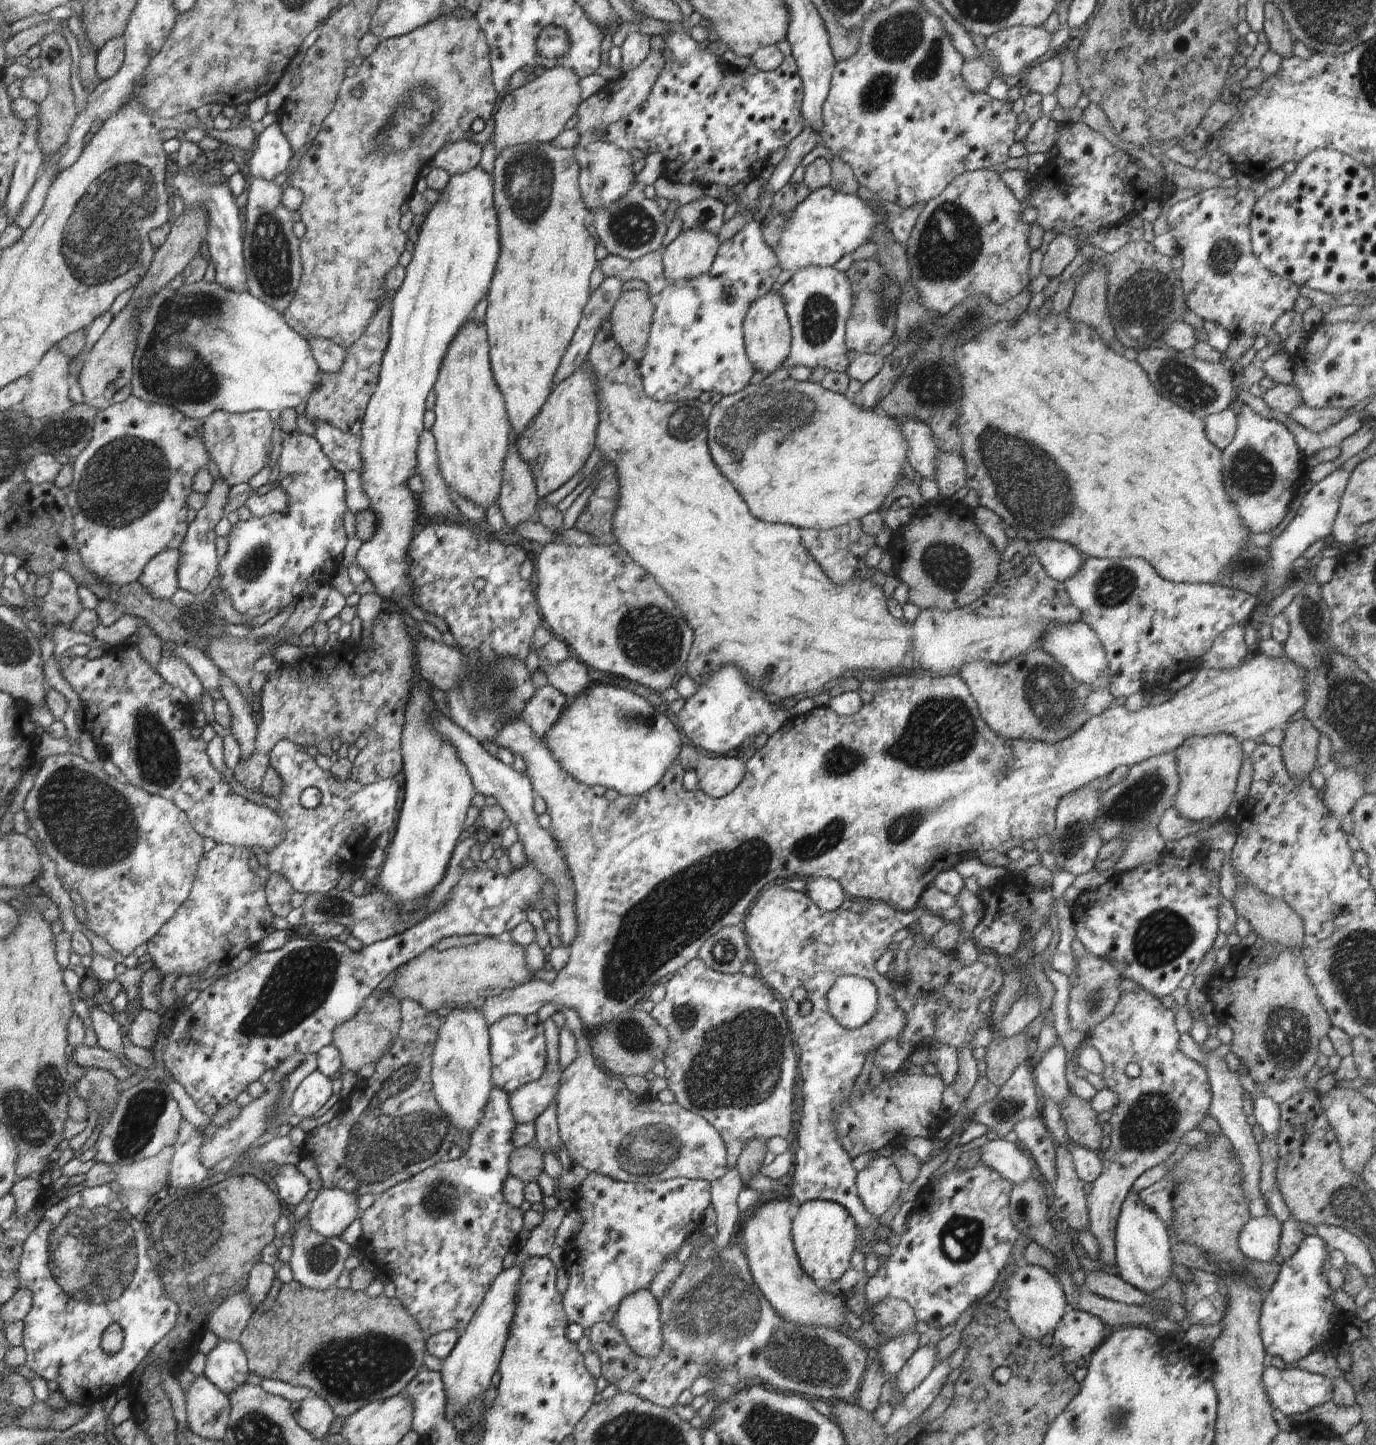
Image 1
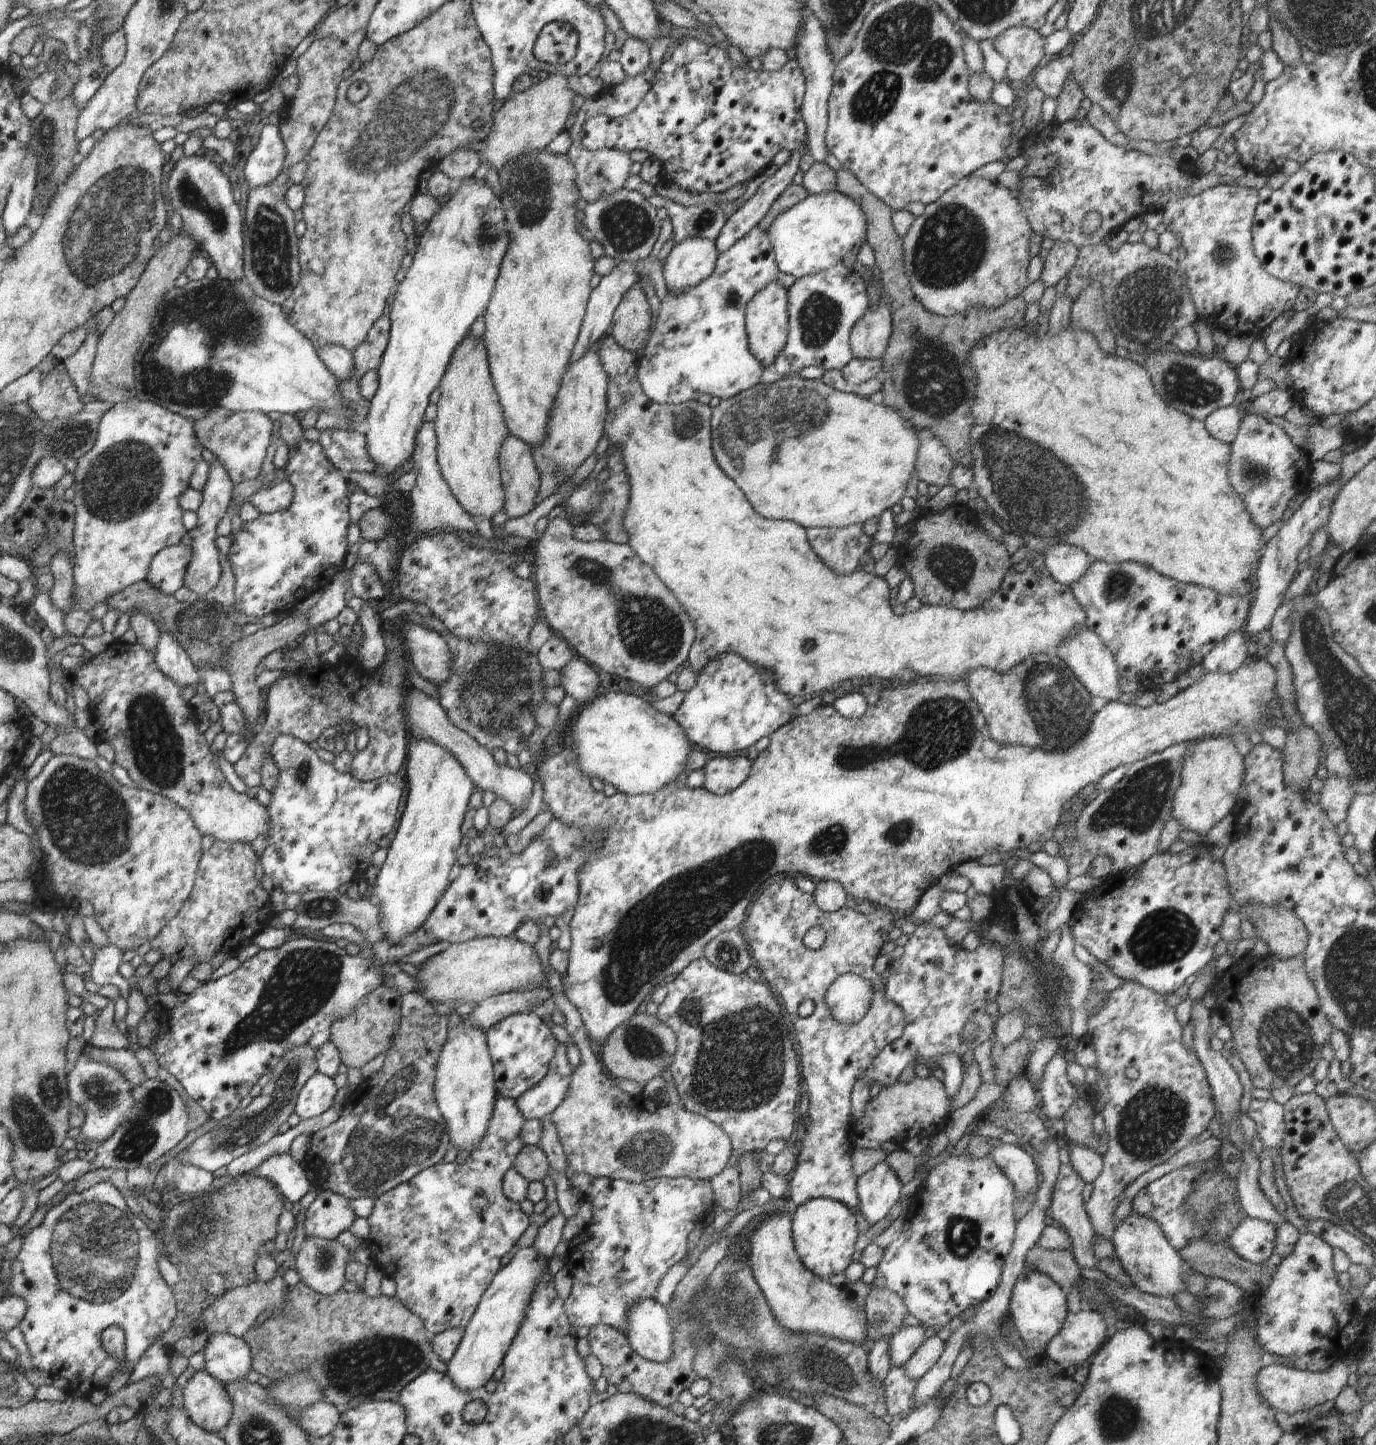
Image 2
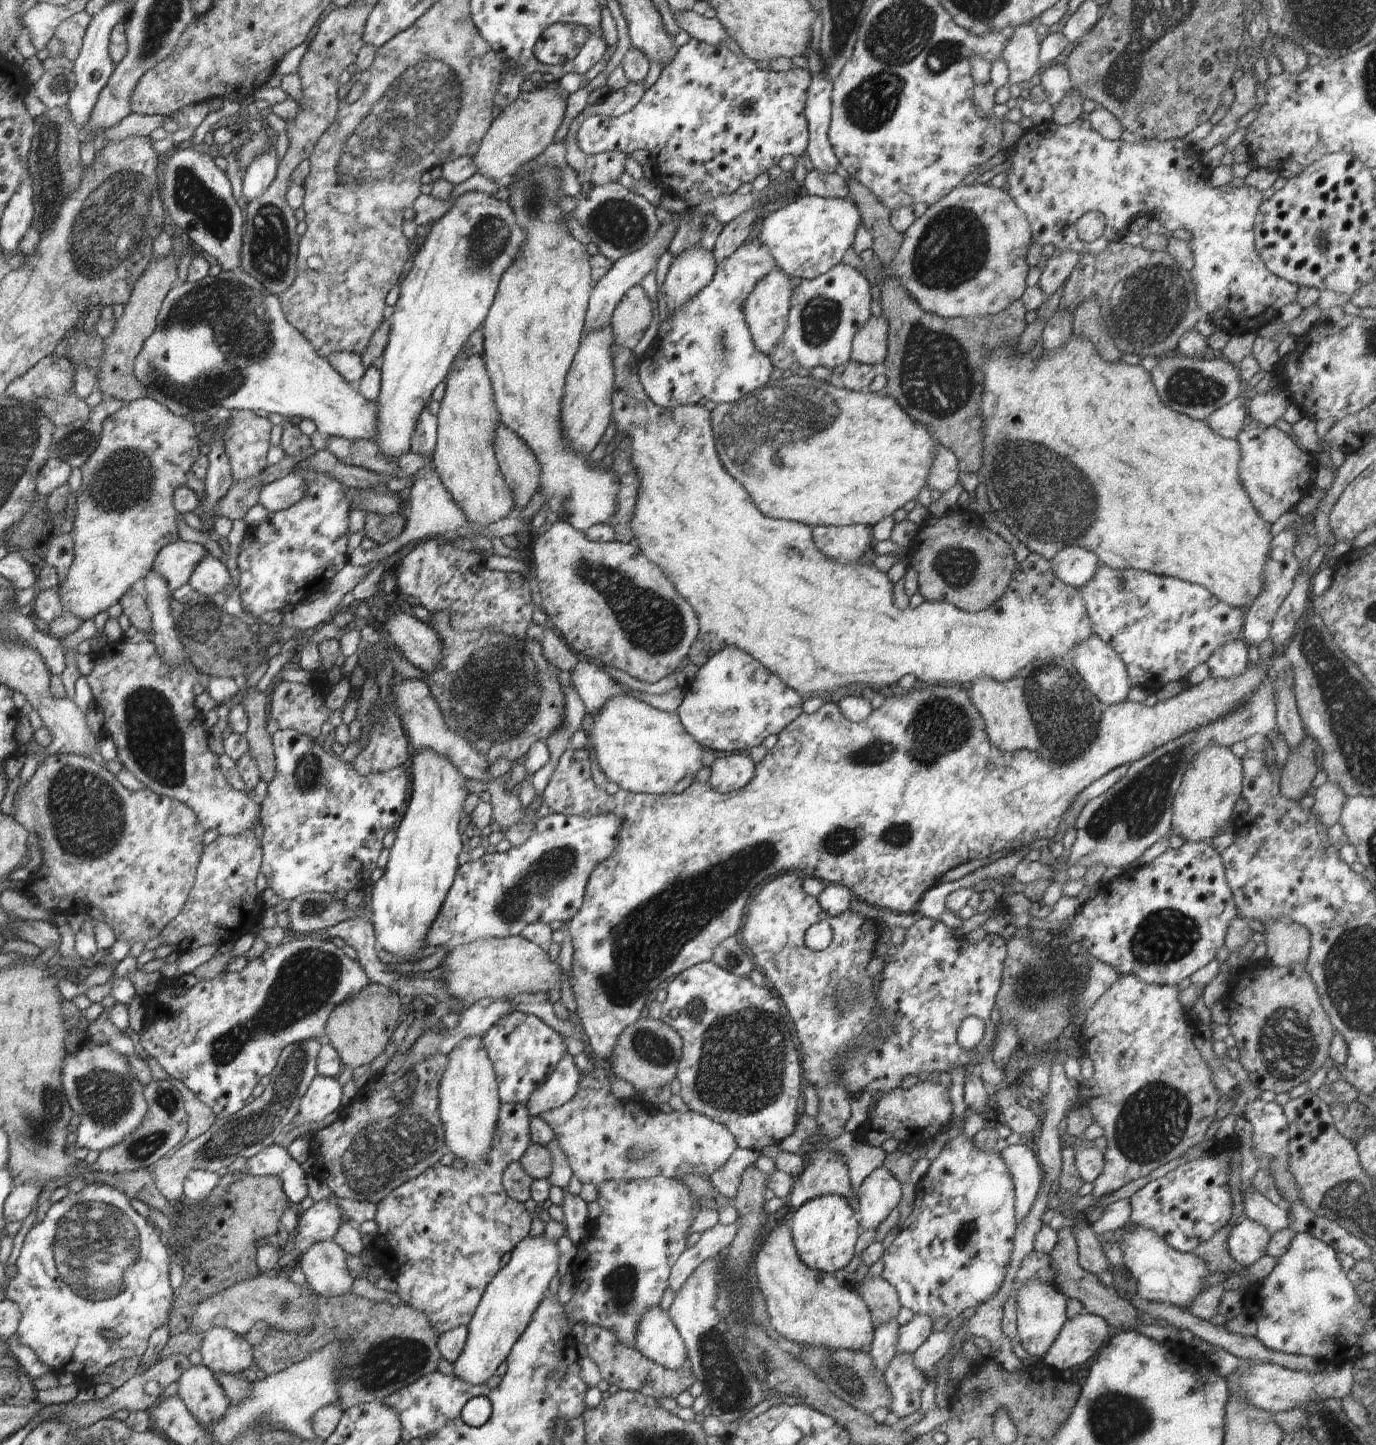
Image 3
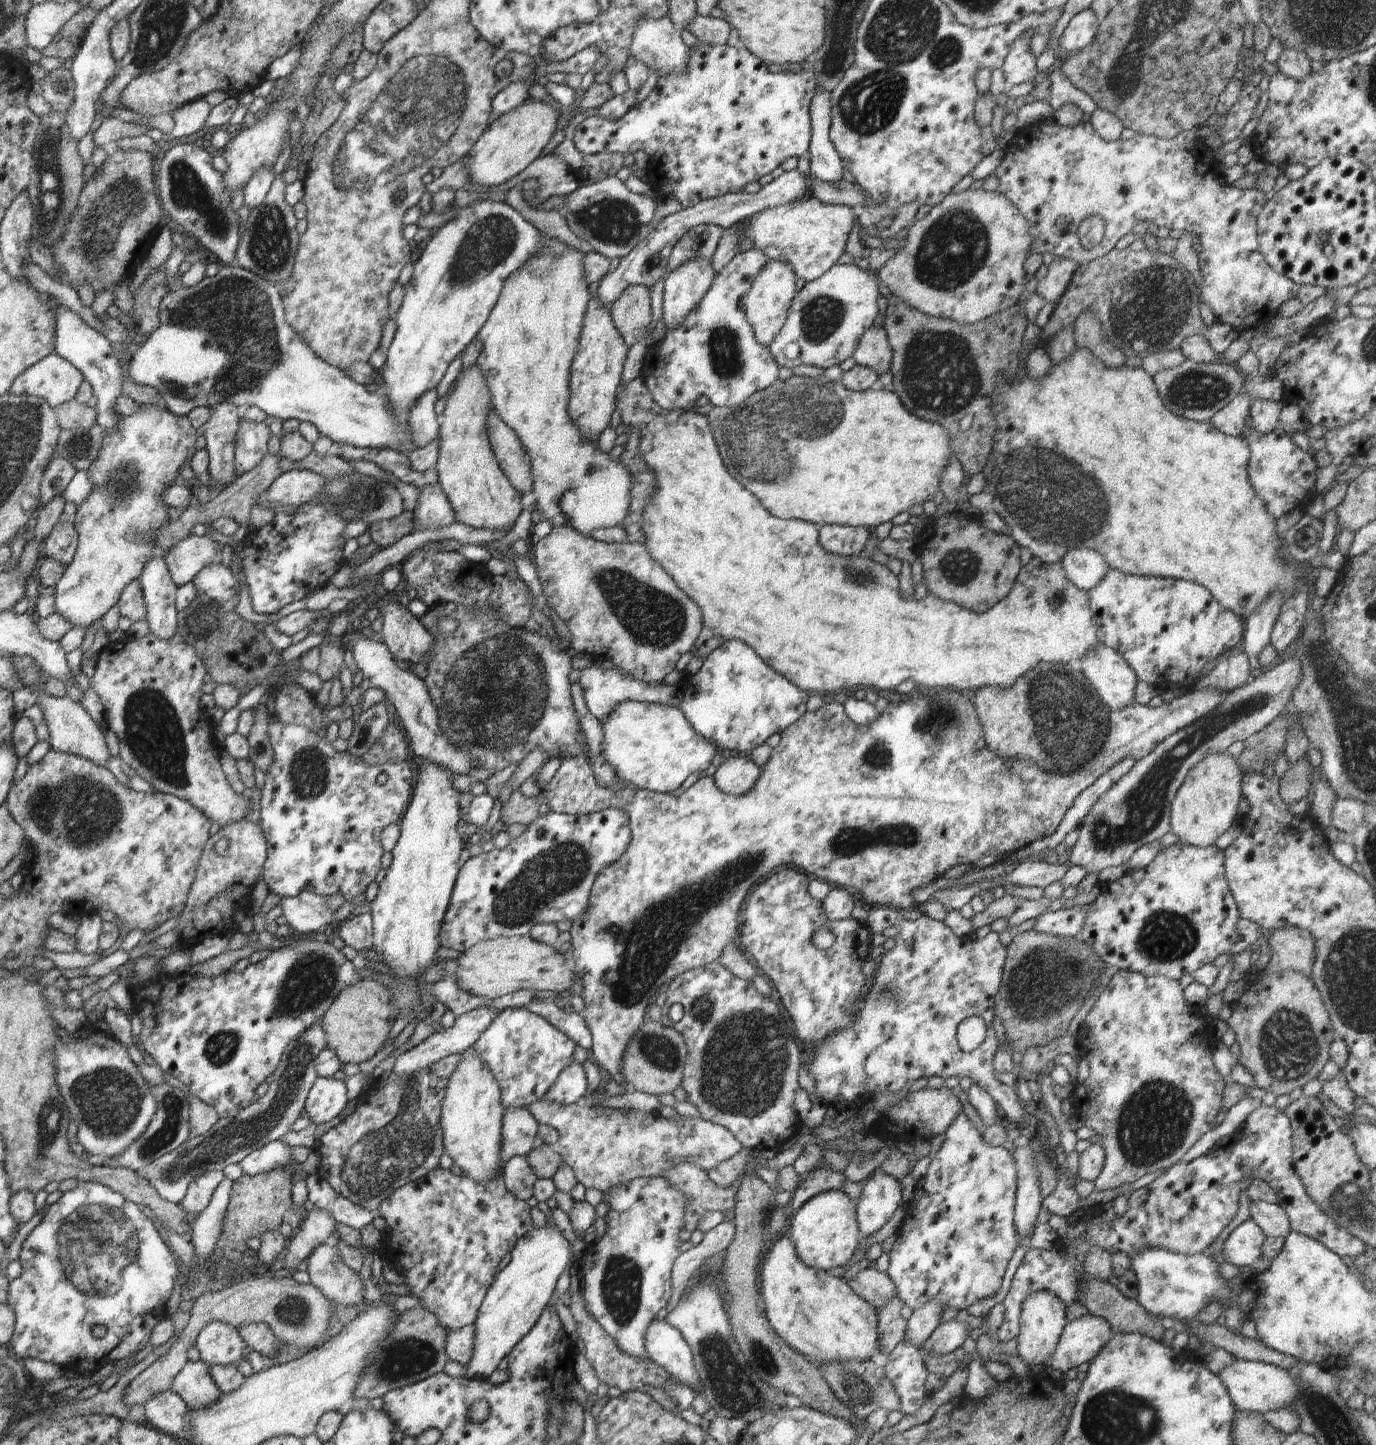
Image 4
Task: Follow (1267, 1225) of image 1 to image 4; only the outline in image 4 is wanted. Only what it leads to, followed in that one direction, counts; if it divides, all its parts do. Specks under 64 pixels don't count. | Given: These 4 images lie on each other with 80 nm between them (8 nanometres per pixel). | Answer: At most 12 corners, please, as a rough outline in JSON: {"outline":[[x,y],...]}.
{"outline":[[1252,1219],[1234,1228],[1221,1255],[1235,1266],[1261,1258],[1265,1234]]}

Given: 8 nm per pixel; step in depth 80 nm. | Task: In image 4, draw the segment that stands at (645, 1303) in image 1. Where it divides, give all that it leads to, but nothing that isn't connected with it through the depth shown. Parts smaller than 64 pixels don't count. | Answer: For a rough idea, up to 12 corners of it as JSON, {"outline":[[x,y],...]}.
{"outline":[[646,1327],[650,1359],[680,1382],[701,1388],[692,1351],[677,1328]]}

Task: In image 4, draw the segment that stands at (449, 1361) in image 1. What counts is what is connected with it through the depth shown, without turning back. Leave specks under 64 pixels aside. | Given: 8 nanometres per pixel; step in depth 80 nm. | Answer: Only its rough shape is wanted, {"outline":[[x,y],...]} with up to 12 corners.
{"outline":[[558,1227],[516,1242],[478,1309],[463,1376],[486,1381],[570,1268]]}

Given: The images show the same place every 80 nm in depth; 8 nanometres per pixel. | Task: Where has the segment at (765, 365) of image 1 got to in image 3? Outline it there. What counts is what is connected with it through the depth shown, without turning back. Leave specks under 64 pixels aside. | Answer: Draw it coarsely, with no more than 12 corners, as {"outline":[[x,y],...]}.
{"outline":[[776,266],[744,310],[755,347],[767,357],[786,330],[790,278]]}

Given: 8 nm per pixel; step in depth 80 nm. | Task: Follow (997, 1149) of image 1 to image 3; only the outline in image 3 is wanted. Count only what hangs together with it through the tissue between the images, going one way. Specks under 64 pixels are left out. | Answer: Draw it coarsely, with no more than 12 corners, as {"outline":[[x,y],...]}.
{"outline":[[1030,1143],[1000,1150],[1015,1186],[1018,1221],[1030,1212],[1043,1170]]}

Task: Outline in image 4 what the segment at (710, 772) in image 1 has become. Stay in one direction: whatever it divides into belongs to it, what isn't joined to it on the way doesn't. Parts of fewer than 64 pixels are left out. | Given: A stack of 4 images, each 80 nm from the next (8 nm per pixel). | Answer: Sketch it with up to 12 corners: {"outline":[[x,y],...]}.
{"outline":[[729,757],[713,774],[725,793],[741,795],[756,784],[761,768]]}

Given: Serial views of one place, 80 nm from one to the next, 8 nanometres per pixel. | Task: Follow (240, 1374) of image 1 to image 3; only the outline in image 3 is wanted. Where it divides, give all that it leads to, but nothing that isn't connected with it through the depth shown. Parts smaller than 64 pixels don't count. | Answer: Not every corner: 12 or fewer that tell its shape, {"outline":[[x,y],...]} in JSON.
{"outline":[[224,1327],[206,1331],[201,1364],[213,1373],[243,1374],[253,1346]]}

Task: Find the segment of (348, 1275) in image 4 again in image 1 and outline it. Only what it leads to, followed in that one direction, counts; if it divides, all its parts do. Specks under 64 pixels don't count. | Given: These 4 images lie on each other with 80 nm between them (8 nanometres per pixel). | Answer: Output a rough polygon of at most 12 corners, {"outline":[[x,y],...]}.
{"outline":[[307,1217],[294,1221],[293,1280],[323,1291],[336,1286],[352,1247],[326,1238]]}

